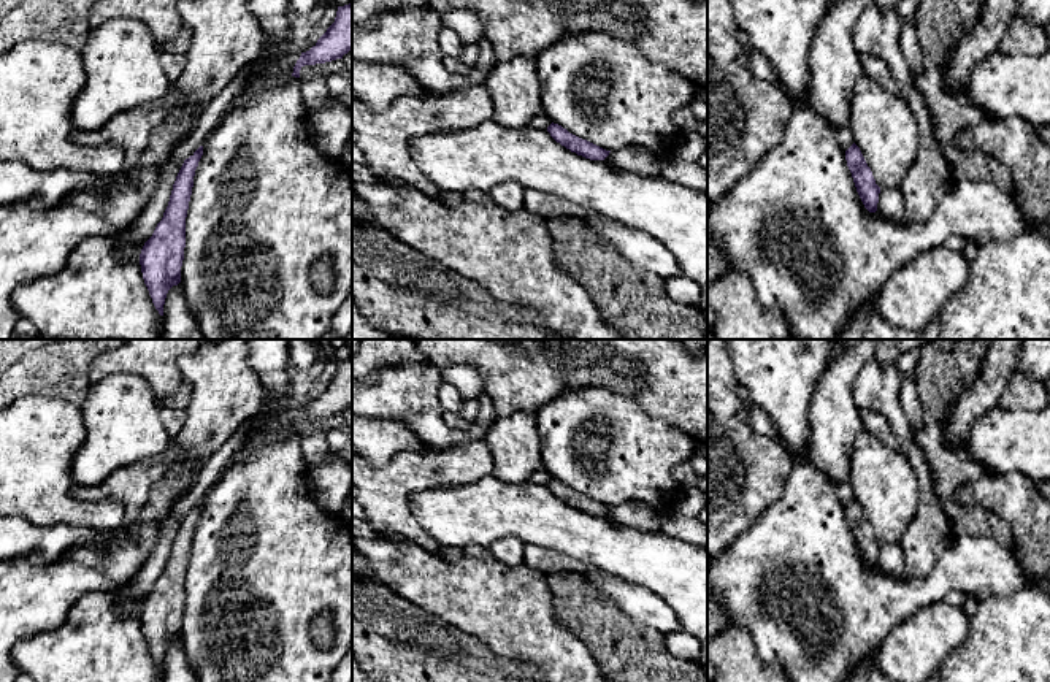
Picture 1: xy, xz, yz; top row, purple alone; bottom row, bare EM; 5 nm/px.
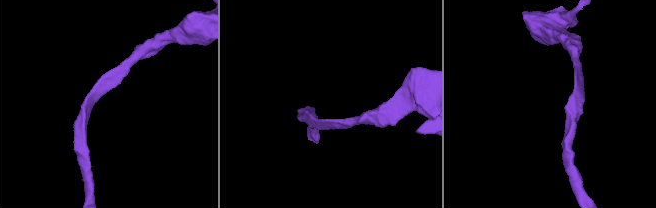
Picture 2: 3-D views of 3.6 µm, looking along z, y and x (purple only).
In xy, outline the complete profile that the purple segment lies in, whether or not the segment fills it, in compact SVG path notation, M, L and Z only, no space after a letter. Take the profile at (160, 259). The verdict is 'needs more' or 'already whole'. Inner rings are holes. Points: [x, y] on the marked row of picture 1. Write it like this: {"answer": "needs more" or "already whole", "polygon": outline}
{"answer": "already whole", "polygon": "M203 146L184 160L173 184L163 217L140 254L143 279L160 316L163 316L168 290L181 282L181 266L186 247L186 217L195 170L201 155Z"}

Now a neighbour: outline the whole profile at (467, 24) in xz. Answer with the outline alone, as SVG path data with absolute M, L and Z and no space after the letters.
M452 10L444 21L466 43L477 43L484 38L482 19L474 11Z

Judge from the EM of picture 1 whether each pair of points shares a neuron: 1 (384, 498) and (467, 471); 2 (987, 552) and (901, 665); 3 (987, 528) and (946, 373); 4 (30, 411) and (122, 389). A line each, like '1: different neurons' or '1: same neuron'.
1: same neuron
2: different neurons
3: same neuron
4: different neurons

